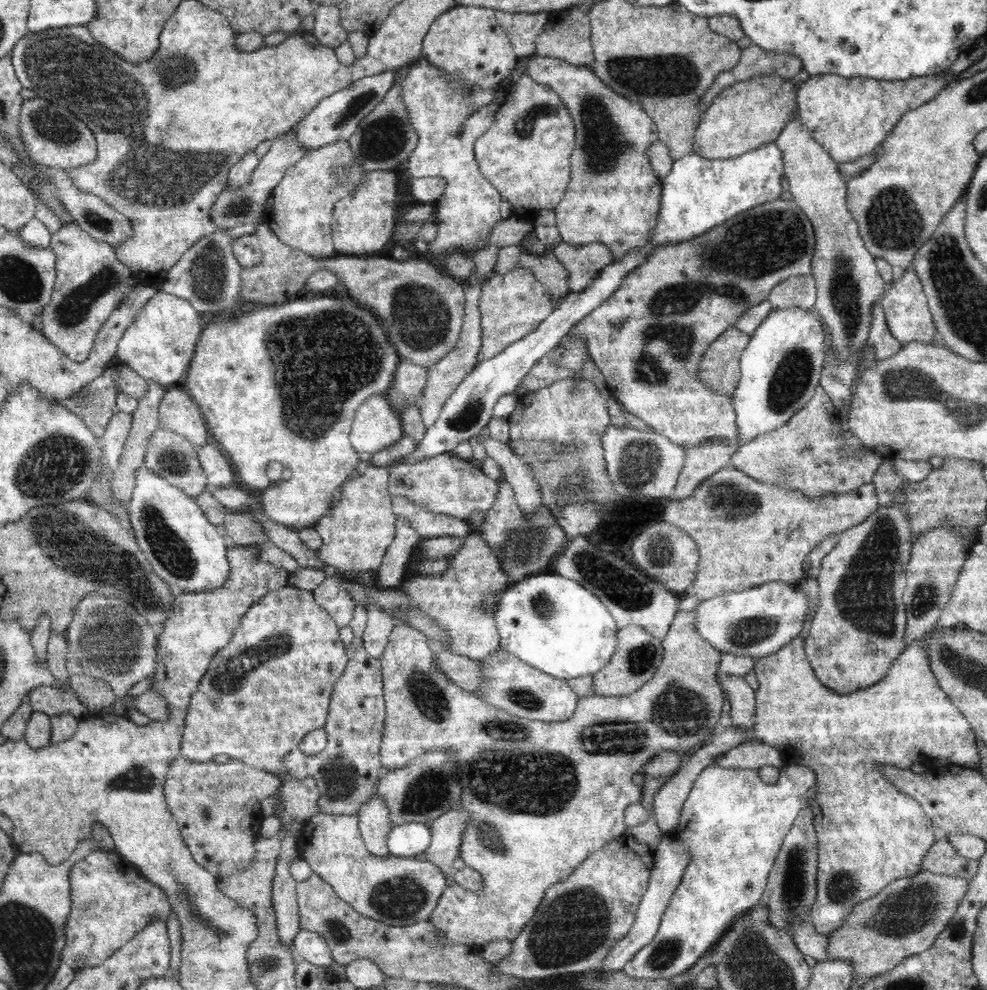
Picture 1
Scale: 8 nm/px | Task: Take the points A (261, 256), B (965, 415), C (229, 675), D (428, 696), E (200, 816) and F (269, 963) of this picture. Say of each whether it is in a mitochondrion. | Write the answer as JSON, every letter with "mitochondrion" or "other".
{"A":"other","B":"mitochondrion","C":"mitochondrion","D":"mitochondrion","E":"mitochondrion","F":"mitochondrion"}

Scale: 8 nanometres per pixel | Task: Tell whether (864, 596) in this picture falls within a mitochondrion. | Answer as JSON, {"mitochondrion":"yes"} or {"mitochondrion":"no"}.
{"mitochondrion":"yes"}

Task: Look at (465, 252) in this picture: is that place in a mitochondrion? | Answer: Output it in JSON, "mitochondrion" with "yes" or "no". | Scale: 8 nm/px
{"mitochondrion":"no"}

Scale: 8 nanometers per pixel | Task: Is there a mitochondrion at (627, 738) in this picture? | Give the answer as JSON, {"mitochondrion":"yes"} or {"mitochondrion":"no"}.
{"mitochondrion":"yes"}

